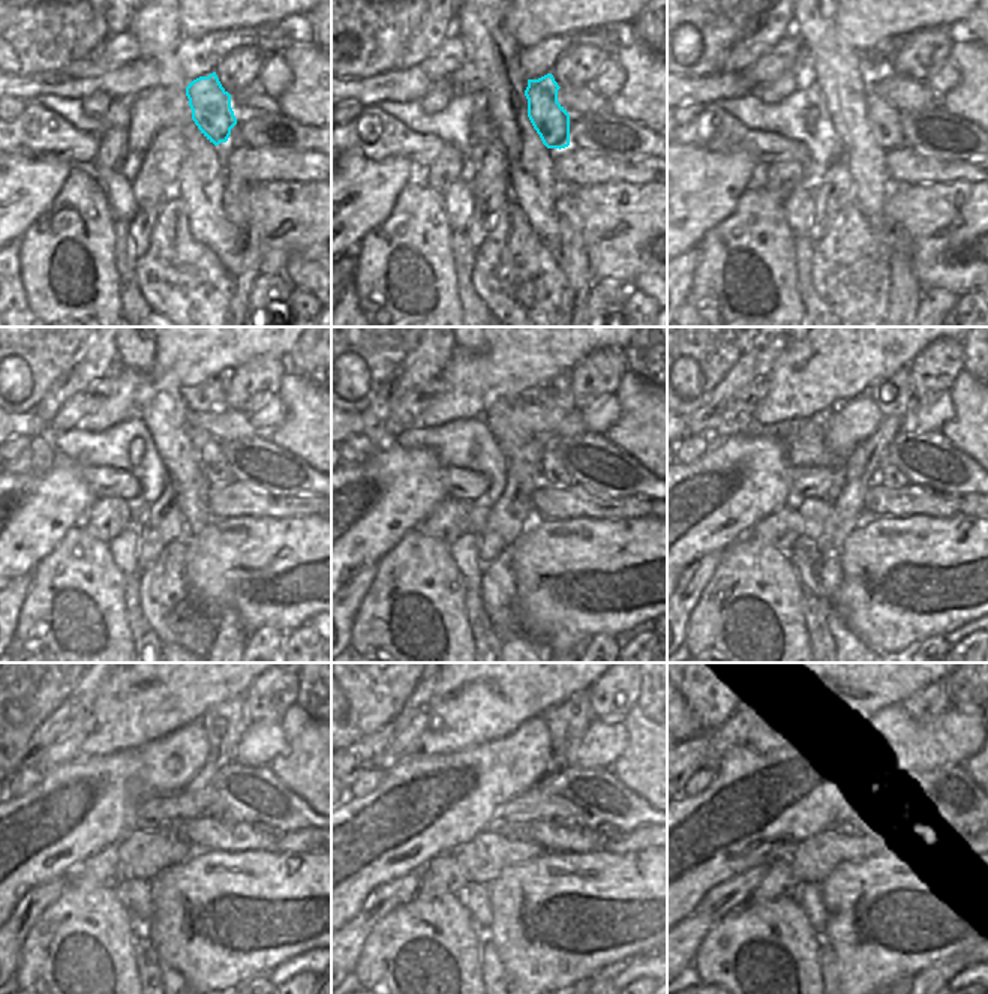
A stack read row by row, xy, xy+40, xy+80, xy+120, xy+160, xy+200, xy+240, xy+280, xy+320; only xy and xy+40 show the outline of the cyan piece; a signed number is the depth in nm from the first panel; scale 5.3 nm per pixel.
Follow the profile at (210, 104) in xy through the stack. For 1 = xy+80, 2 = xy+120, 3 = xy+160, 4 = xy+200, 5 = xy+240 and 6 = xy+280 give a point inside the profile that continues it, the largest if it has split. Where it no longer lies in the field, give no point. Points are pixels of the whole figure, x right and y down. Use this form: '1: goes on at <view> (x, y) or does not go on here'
1: goes on at xy+80 (883, 119)
2: goes on at xy+120 (213, 464)
3: goes on at xy+160 (553, 473)
4: goes on at xy+200 (888, 474)
5: goes on at xy+240 (221, 814)
6: goes on at xy+280 (568, 822)

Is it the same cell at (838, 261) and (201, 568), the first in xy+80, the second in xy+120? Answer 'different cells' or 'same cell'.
different cells

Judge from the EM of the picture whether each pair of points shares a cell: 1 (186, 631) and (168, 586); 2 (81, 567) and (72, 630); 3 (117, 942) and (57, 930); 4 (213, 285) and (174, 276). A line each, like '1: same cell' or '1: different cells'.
1: same cell
2: same cell
3: same cell
4: same cell

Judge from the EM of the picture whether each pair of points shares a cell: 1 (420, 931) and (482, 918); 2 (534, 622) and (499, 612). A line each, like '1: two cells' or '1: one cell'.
1: two cells
2: two cells

